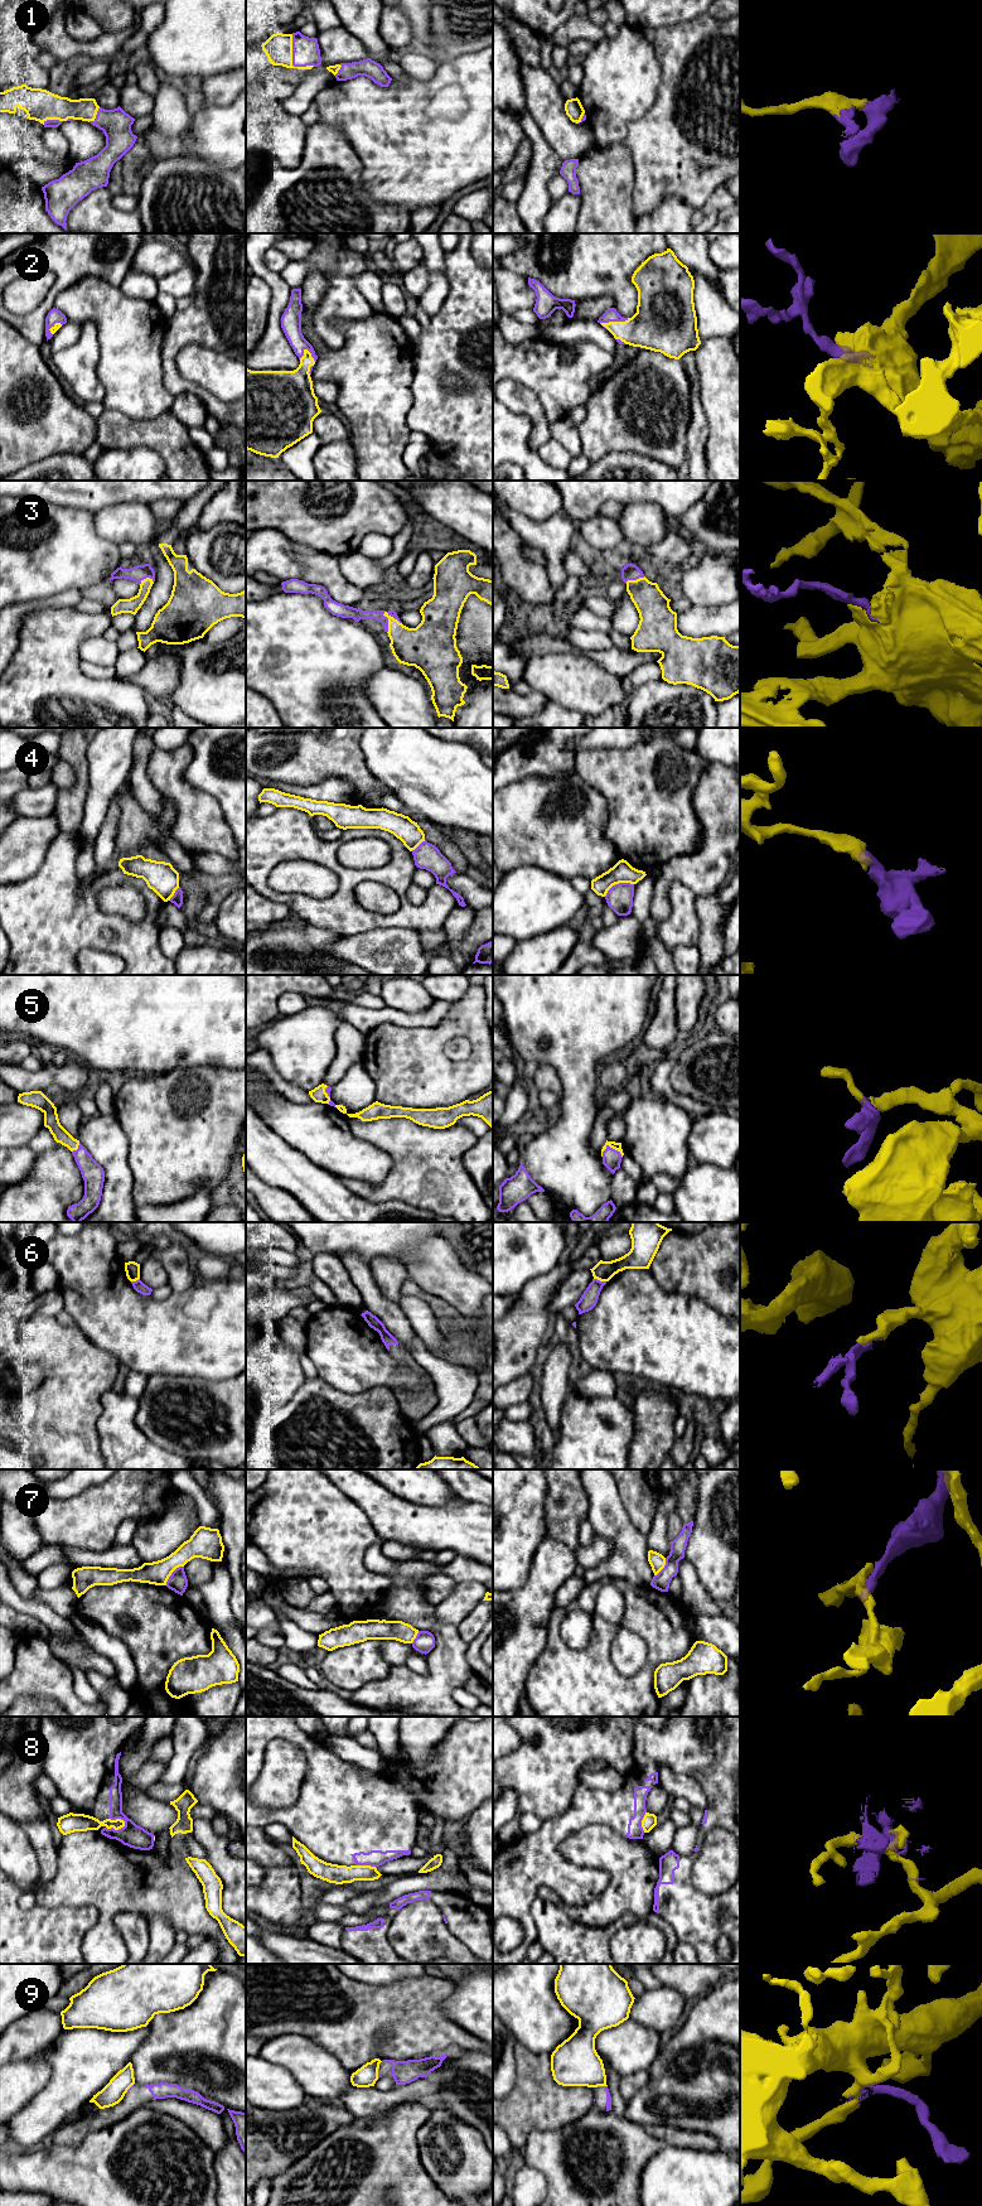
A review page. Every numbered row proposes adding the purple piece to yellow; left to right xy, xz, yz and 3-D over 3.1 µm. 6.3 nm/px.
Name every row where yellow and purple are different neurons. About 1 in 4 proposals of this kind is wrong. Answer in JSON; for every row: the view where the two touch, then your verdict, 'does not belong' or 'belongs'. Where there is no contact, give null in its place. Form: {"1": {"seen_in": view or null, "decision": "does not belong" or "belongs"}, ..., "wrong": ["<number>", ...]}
{"1": {"seen_in": "xz", "decision": "belongs"}, "2": {"seen_in": "yz", "decision": "belongs"}, "3": {"seen_in": "xz", "decision": "belongs"}, "4": {"seen_in": "yz", "decision": "does not belong"}, "5": {"seen_in": "yz", "decision": "belongs"}, "6": {"seen_in": "yz", "decision": "does not belong"}, "7": {"seen_in": "xy", "decision": "does not belong"}, "8": {"seen_in": "xy", "decision": "does not belong"}, "9": {"seen_in": "yz", "decision": "does not belong"}, "wrong": ["4", "6", "7", "8", "9"]}

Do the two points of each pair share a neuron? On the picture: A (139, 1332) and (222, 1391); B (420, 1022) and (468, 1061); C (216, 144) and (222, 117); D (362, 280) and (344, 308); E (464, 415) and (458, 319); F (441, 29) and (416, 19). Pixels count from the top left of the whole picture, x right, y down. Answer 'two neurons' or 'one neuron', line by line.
A: two neurons
B: two neurons
C: one neuron
D: two neurons
E: one neuron
F: two neurons

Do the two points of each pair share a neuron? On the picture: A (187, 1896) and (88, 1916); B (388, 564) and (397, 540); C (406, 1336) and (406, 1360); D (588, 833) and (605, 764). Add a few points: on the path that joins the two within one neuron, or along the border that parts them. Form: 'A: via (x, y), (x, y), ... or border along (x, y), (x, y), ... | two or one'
A: border along (68, 1906), (92, 1906), (100, 1917) | two
B: via (393, 558), (397, 553), (397, 546) | one
C: border along (398, 1342), (410, 1355) | two
D: border along (576, 772), (605, 800), (605, 821) | two

